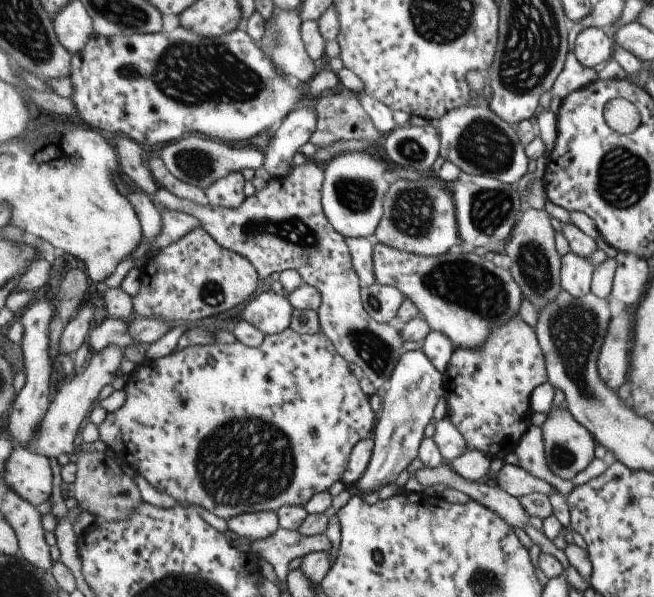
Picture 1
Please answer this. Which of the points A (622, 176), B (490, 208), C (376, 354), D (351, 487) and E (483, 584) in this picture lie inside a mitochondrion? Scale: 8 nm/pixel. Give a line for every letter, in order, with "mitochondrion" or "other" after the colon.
A: mitochondrion
B: mitochondrion
C: mitochondrion
D: other
E: mitochondrion

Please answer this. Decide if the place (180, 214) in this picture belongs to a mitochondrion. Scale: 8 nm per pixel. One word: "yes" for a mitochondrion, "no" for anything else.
no

